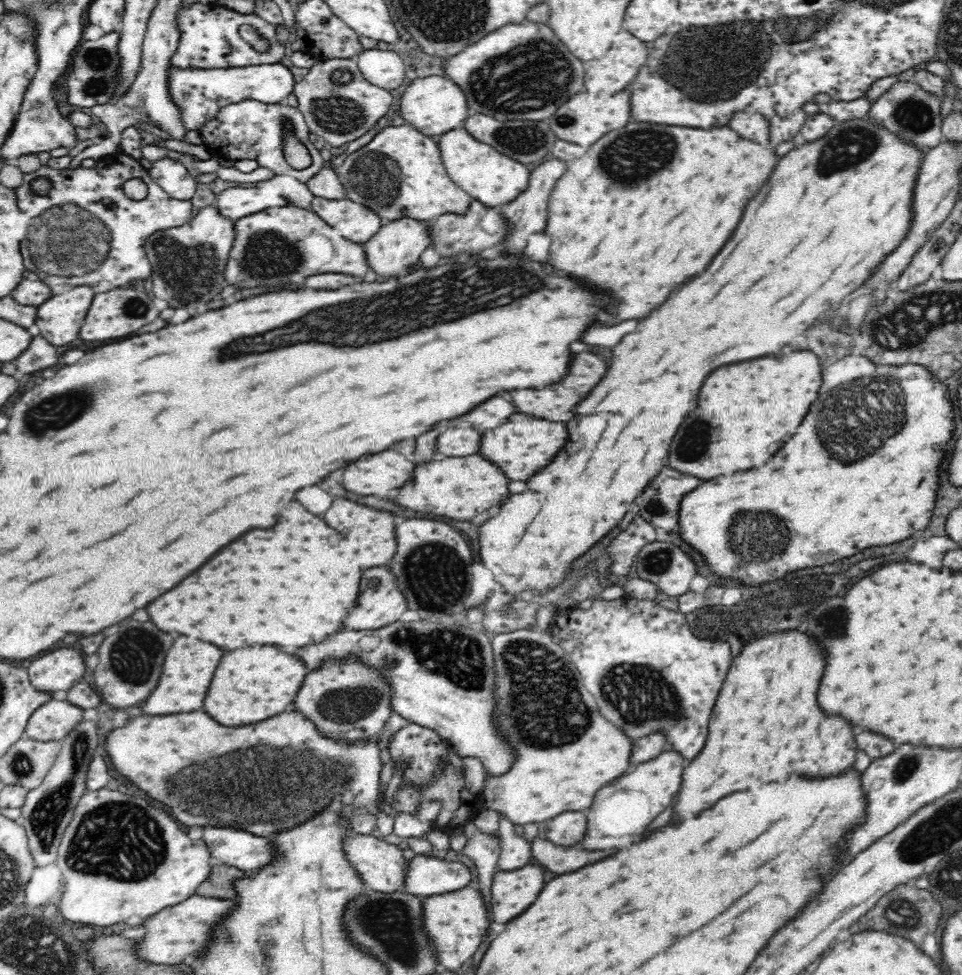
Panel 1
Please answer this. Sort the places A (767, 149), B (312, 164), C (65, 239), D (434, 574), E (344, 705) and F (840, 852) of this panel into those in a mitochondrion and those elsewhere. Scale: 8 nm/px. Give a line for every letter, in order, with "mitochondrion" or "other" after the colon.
A: other
B: other
C: mitochondrion
D: mitochondrion
E: mitochondrion
F: other

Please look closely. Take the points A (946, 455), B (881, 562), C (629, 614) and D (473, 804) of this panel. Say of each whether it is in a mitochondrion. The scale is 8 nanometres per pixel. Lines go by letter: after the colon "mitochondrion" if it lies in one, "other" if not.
A: other
B: other
C: other
D: other

